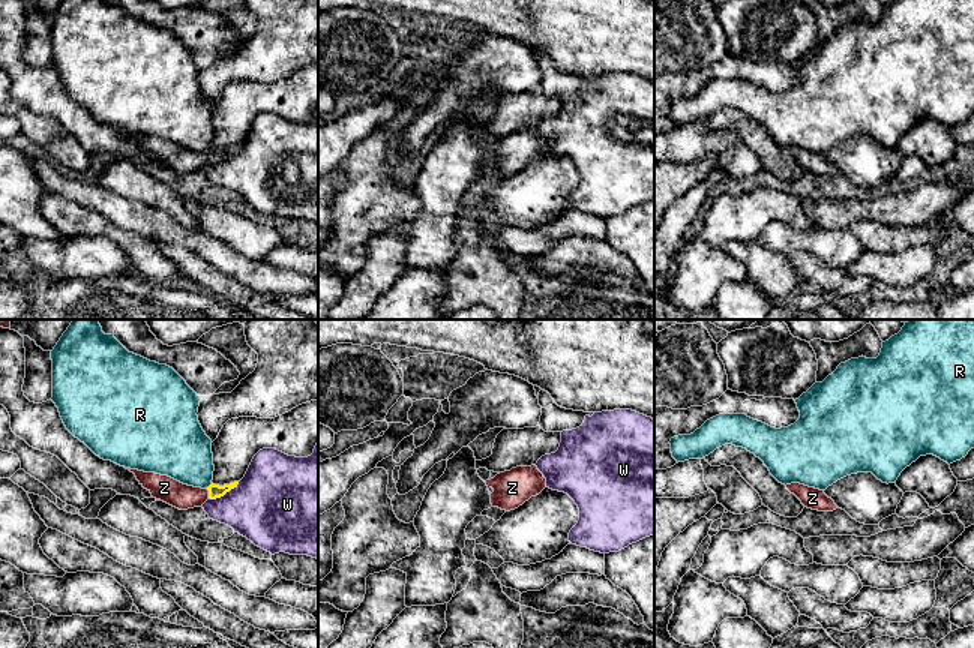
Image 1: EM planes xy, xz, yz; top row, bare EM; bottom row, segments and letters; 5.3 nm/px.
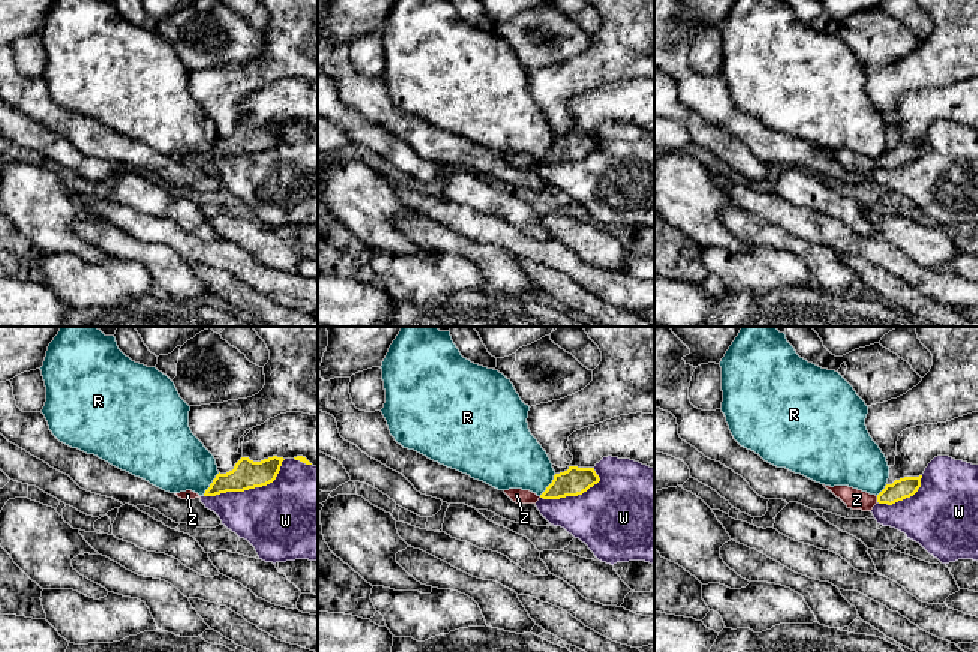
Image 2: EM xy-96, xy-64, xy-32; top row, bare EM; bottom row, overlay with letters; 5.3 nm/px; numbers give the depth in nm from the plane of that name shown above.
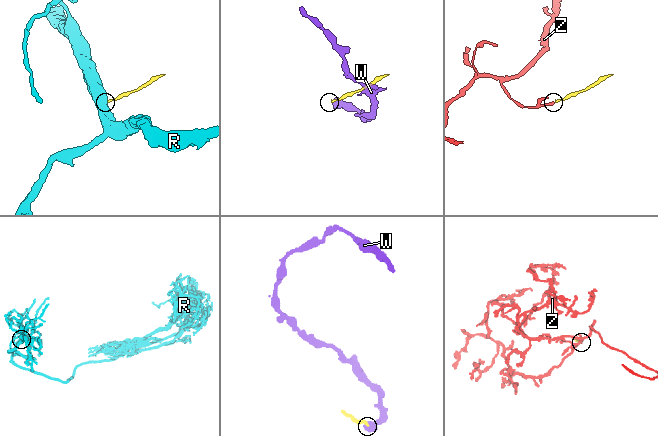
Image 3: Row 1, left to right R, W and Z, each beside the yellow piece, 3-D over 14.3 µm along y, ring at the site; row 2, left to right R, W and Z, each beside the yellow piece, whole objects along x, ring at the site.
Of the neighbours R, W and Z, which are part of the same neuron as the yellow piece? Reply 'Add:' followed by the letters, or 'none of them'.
Add: Z

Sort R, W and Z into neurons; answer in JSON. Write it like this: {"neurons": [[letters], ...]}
{"neurons": [["R"], ["W"], ["Z"]]}

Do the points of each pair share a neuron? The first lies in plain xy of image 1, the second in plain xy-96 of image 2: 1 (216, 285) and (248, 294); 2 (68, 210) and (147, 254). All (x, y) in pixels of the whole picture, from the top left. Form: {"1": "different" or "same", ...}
{"1": "same", "2": "same"}

